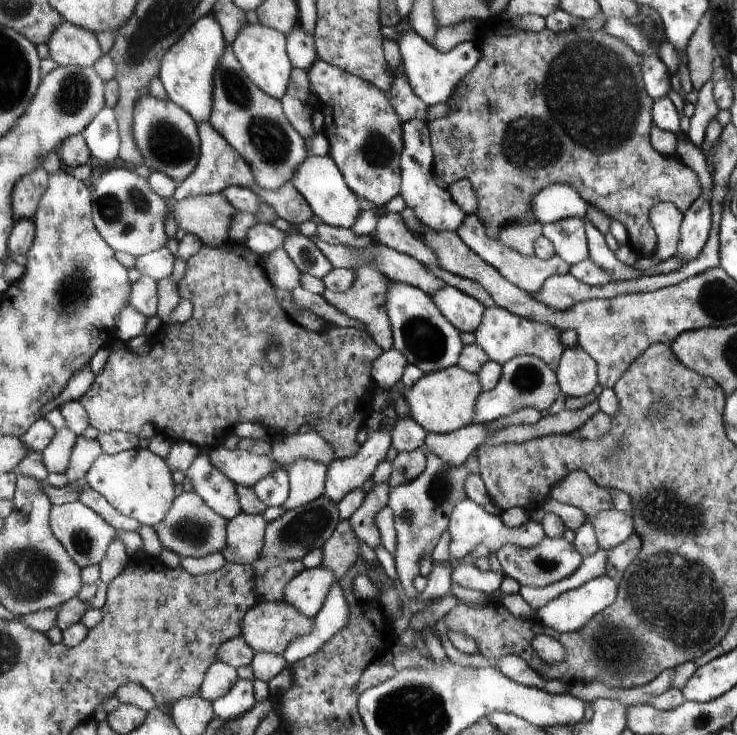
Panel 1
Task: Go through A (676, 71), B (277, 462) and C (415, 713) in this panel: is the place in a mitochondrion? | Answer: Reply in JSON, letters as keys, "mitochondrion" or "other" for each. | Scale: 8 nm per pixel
{"A":"other","B":"other","C":"mitochondrion"}

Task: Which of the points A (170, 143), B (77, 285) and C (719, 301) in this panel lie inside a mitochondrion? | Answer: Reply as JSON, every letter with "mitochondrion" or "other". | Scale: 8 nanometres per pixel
{"A":"mitochondrion","B":"mitochondrion","C":"mitochondrion"}

